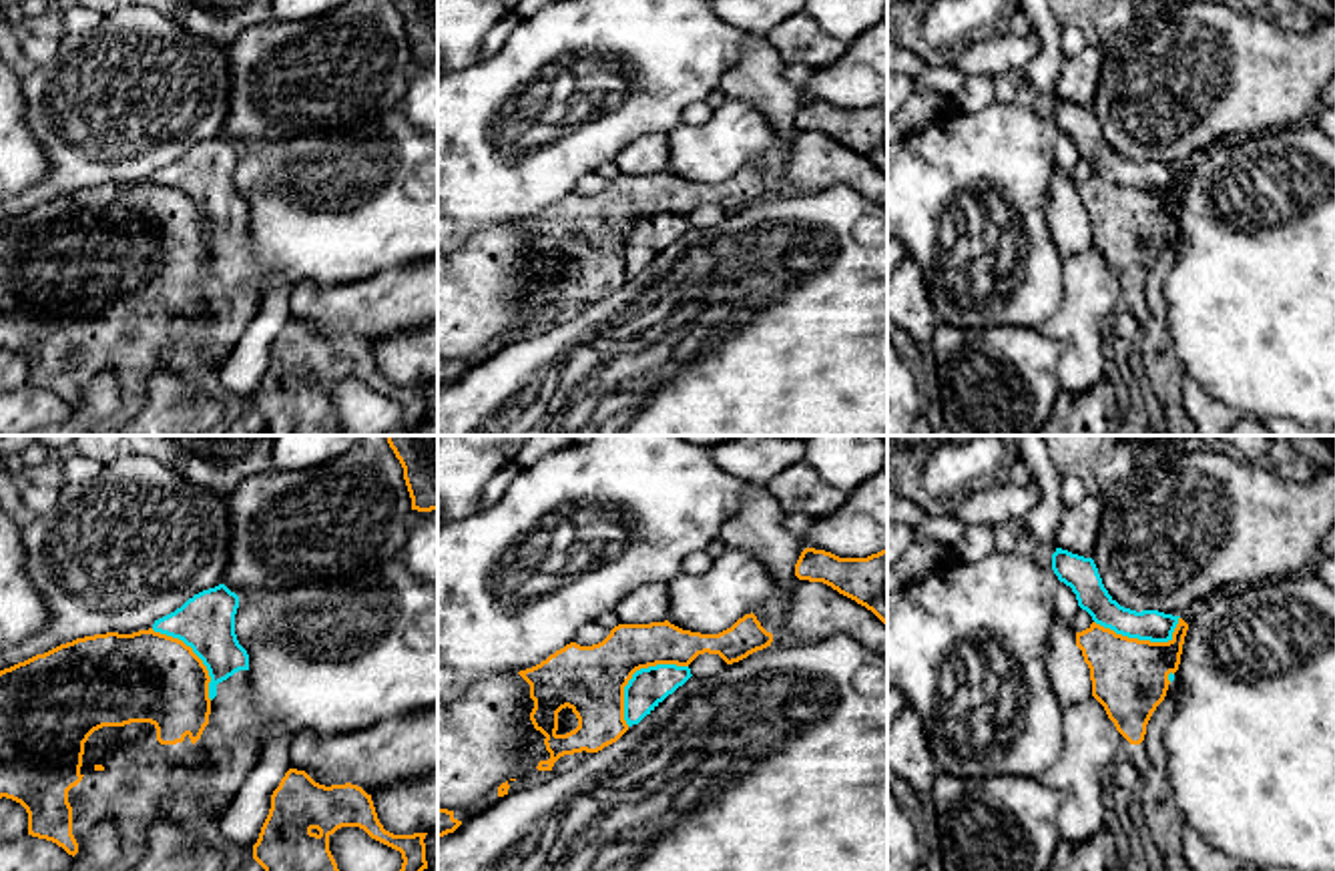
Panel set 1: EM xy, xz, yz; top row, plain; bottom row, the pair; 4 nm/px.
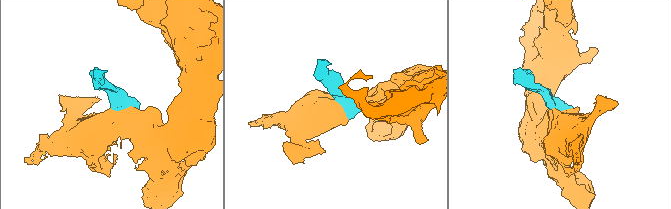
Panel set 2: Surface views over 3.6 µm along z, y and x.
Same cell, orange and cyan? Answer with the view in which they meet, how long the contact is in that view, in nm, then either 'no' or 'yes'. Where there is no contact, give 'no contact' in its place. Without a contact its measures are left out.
xz | 340 nm | no

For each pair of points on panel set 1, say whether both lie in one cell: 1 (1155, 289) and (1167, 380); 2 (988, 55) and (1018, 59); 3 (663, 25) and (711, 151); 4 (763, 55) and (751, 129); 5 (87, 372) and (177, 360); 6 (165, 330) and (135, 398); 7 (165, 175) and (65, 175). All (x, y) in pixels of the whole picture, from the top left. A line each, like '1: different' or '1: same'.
1: same
2: same
3: different
4: different
5: same
6: same
7: different

